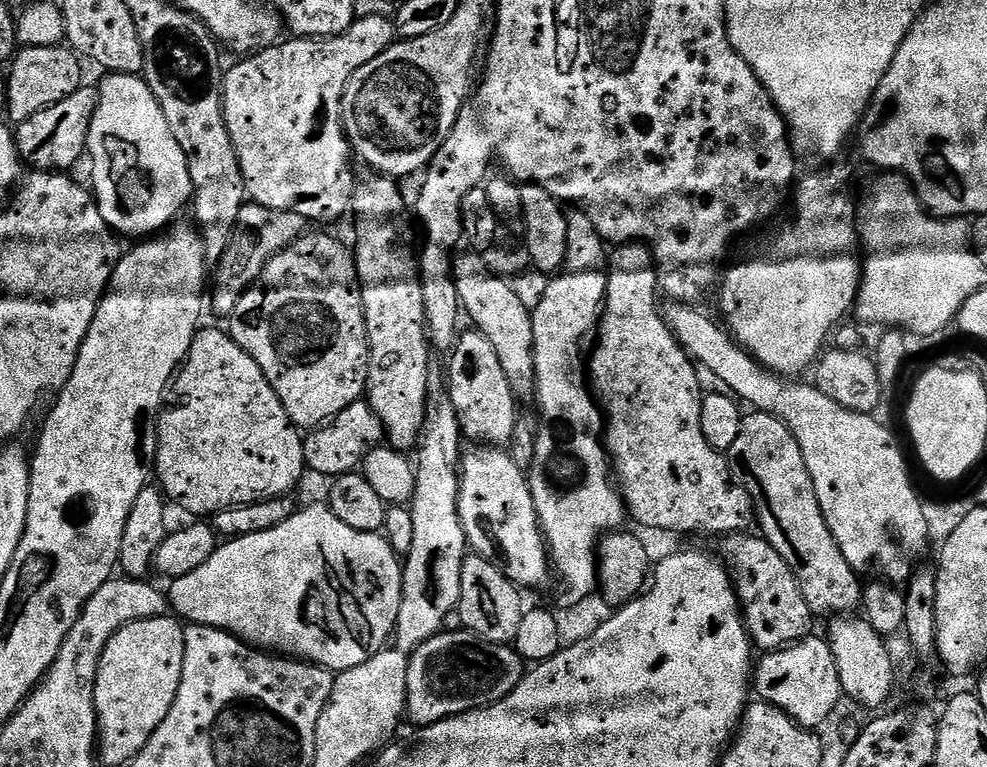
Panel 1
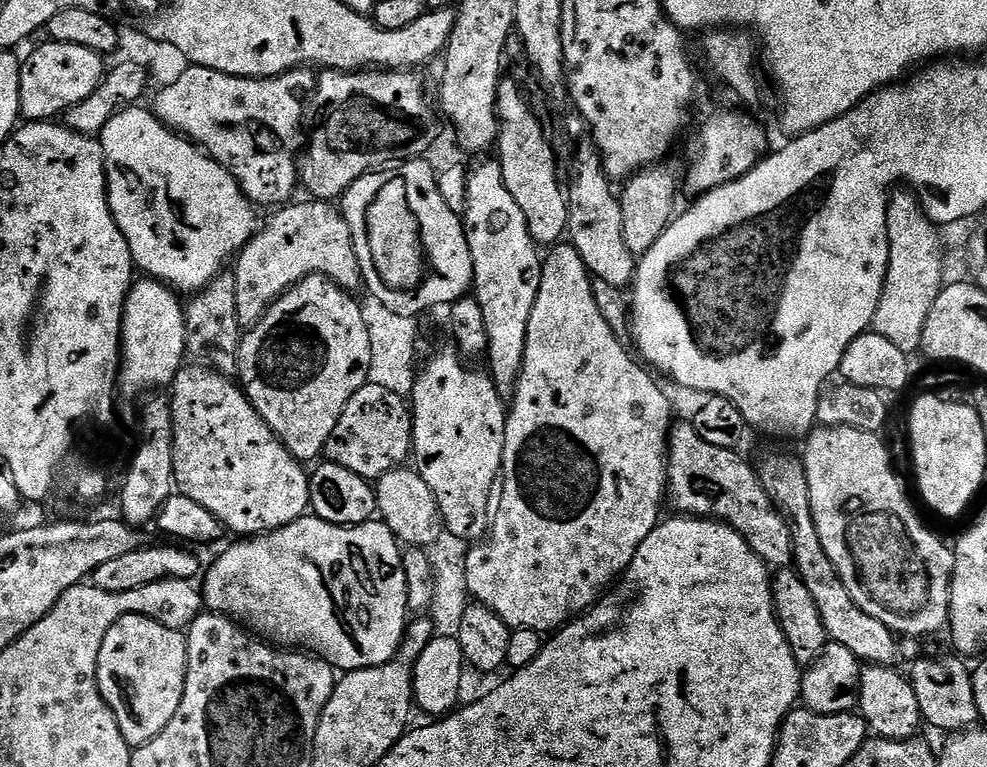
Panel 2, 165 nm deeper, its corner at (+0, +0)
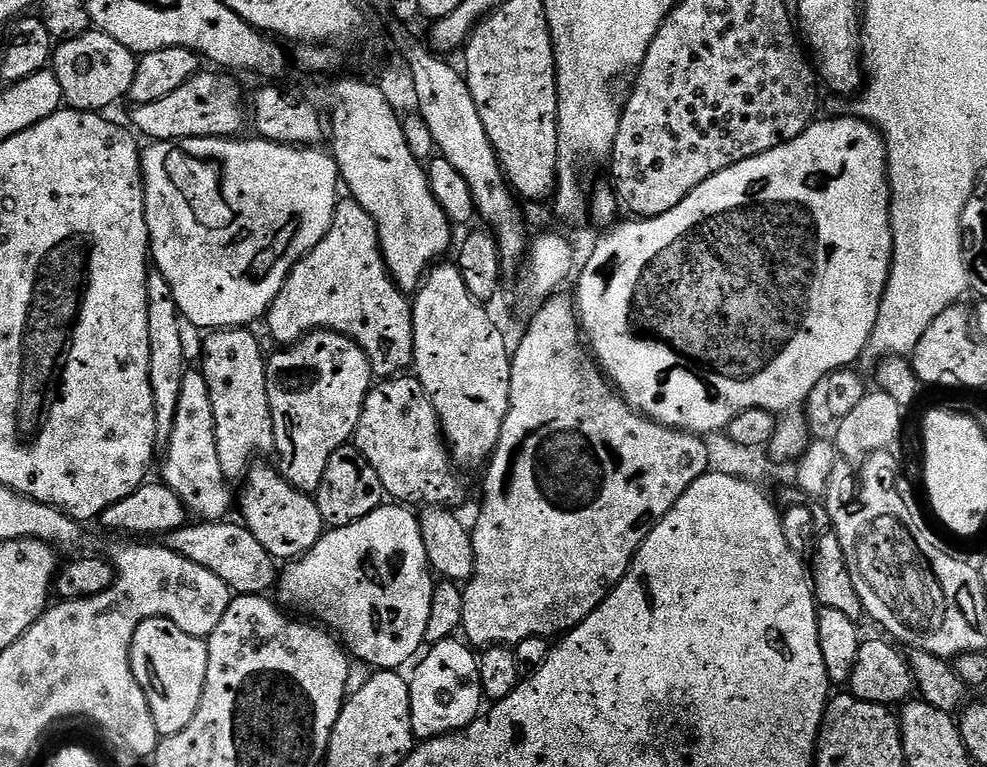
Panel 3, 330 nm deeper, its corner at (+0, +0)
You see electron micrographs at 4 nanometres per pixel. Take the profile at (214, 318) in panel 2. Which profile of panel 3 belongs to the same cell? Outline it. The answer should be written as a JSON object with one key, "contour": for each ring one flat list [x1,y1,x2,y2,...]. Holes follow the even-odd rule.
{"contour":[[247,327,217,328,205,336,208,337,200,352,198,371,204,376,210,406,214,410,218,462,225,481,232,482,245,475,248,460,263,452,271,453,276,447,264,377,266,356,260,353,260,344]]}

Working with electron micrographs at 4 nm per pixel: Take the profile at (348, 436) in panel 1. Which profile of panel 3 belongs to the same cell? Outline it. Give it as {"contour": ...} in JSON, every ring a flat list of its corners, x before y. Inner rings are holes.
{"contour":[[385,379,369,388,364,397,354,433,354,445,356,444,361,456,359,459,367,465,370,472,372,467,371,475,374,480,376,475,377,480,375,483,381,489,384,487,396,499,393,501,404,506,452,506,448,504,459,498,460,488,452,477,453,469,442,447,436,411,418,398,415,379,400,379]]}

